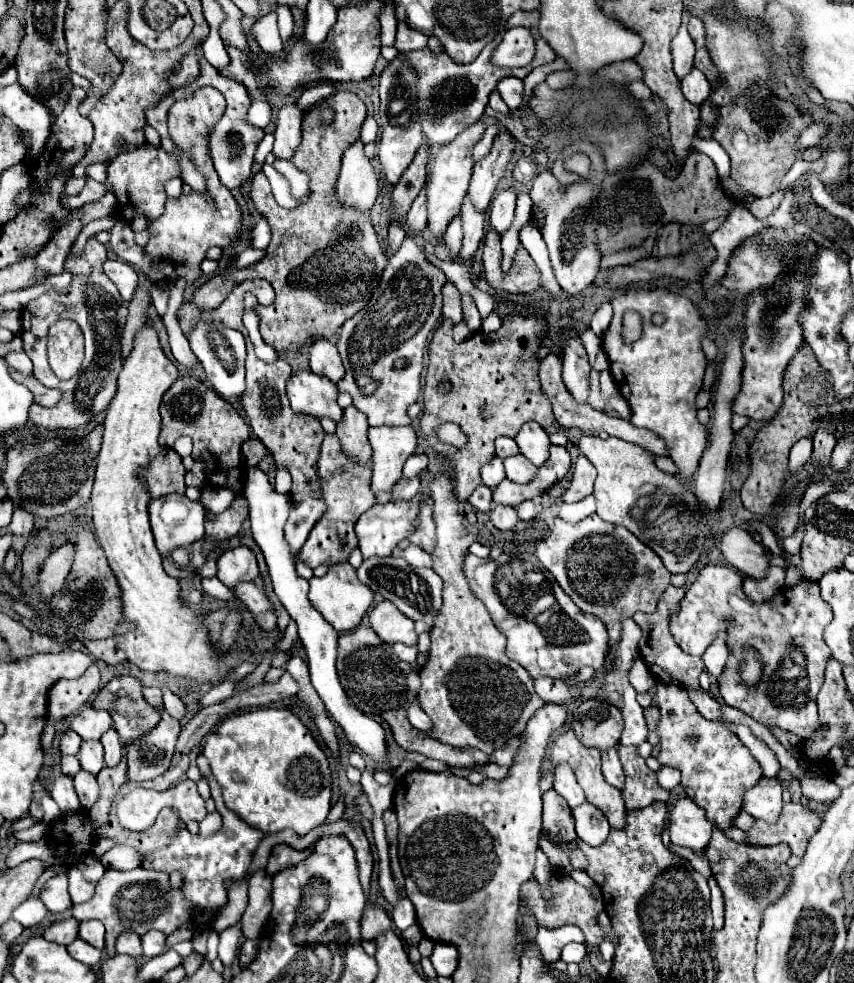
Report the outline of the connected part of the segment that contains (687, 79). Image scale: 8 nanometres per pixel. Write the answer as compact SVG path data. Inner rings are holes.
M692 68L686 76L684 76L684 80L682 80L682 92L684 92L684 96L692 102L692 104L696 104L696 106L700 106L706 98L708 98L708 94L710 94L710 82L708 82L708 78L704 76L704 72L700 72L698 68Z

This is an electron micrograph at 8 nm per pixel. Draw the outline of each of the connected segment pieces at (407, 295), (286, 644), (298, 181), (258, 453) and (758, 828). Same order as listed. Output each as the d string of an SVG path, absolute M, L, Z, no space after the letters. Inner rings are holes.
M414 238L402 242L400 250L388 260L384 268L382 280L364 306L364 310L356 312L344 326L336 338L338 352L342 356L346 378L338 384L338 392L348 392L354 400L354 406L368 416L370 426L408 426L412 420L406 414L406 408L418 400L420 394L420 376L422 376L422 358L428 334L436 328L442 316L442 288L446 276L440 268L436 268L430 260L426 260Z
M290 620L283 639L278 645L276 651L287 651L293 646L295 640L297 639L297 625L293 620Z
M276 160L274 168L288 180L294 198L302 198L308 192L308 176L300 172L290 160Z
M250 438L250 442L246 442L242 446L242 454L244 454L246 464L258 464L262 458L270 456L268 448L258 438Z
M800 802L784 804L782 814L776 822L754 820L752 828L746 830L746 838L750 844L780 844L786 842L792 848L794 856L802 856L810 838L820 828L820 816L804 808Z

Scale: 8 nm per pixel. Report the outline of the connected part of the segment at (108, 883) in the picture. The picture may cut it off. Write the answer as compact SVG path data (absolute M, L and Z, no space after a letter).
M136 868L128 872L106 870L104 878L96 886L92 900L74 906L72 916L76 920L100 920L106 926L106 954L114 956L114 942L120 932L134 930L136 924L158 924L160 932L172 934L190 920L190 910L184 904L180 890L170 890L166 874Z

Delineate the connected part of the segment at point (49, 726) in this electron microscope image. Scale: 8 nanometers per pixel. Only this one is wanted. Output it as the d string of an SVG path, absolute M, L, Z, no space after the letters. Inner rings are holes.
M90 664L80 678L58 680L52 686L48 702L48 718L40 738L44 758L48 758L52 738L56 736L56 722L62 722L64 718L72 716L72 712L78 712L86 704L86 700L94 692L98 692L98 688L100 688L100 670L96 664Z

